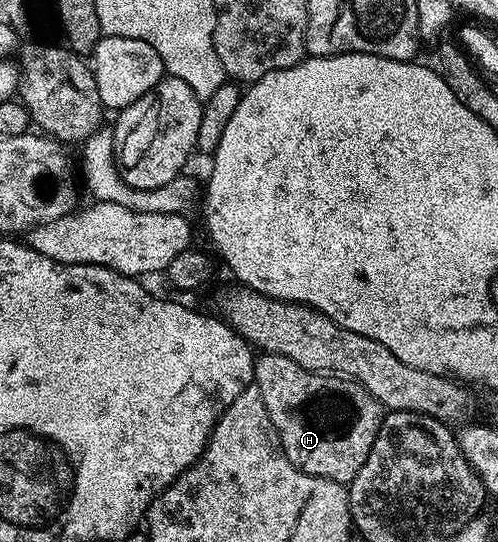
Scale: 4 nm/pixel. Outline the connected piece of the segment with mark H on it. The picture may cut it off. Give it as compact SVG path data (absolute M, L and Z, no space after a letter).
M264 353L255 358L254 384L258 387L258 391L262 391L262 403L266 403L266 411L270 415L270 423L274 423L276 433L280 436L286 459L290 459L290 463L294 463L294 467L298 467L302 472L309 473L315 477L337 481L342 486L347 486L348 482L354 479L354 475L358 475L358 471L362 471L362 463L366 463L366 455L370 455L370 447L374 447L374 439L378 435L382 420L382 406L374 399L374 395L366 392L363 385L339 375L329 375L325 372L315 373L313 369L307 369L298 363L294 363L289 357L274 355L273 353Z

